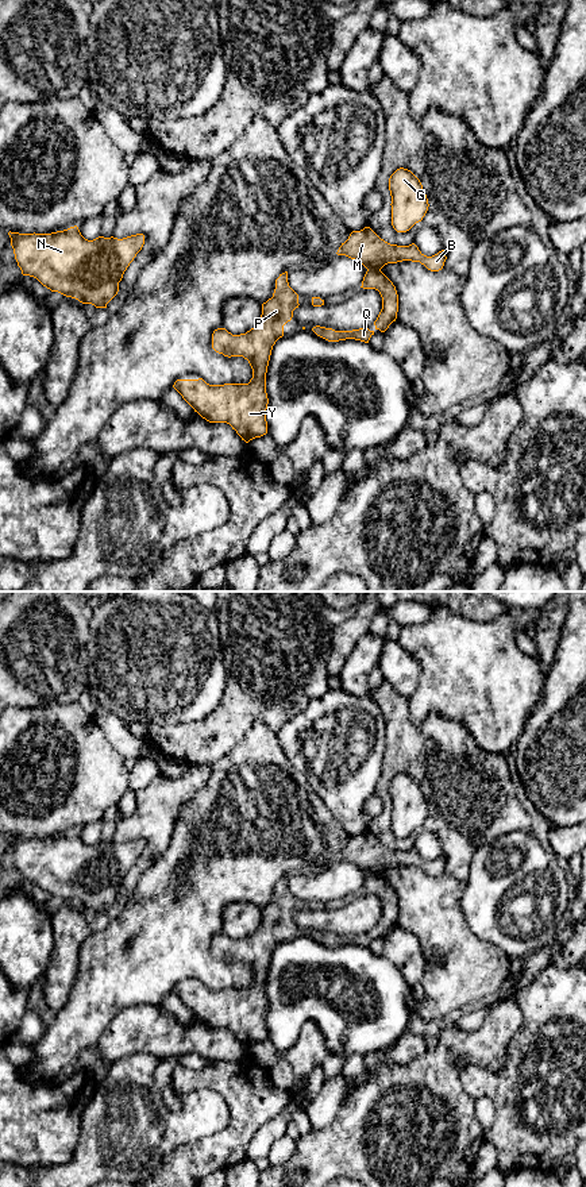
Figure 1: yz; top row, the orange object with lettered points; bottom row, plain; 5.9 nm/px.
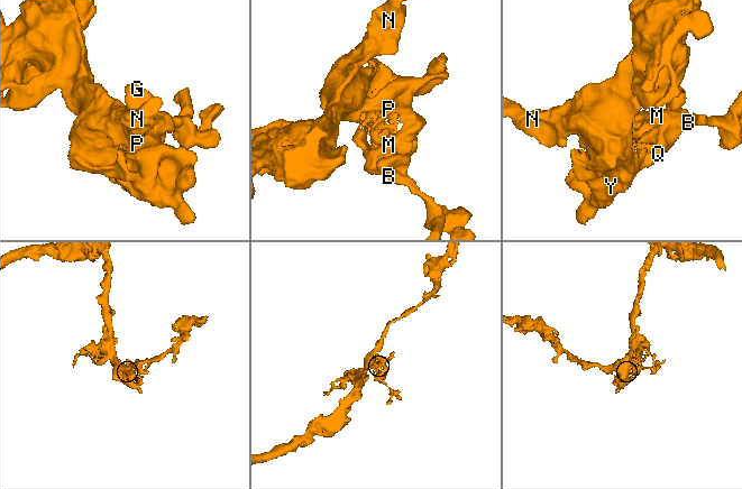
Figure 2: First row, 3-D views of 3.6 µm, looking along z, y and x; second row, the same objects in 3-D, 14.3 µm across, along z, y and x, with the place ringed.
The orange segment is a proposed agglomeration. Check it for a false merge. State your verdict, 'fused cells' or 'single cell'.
single cell

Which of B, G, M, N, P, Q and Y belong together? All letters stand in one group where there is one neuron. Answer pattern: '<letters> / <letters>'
B G M N P Q Y

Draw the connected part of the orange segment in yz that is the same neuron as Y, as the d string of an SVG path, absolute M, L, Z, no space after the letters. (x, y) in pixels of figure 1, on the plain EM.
M288 876L275 885L273 902L262 909L262 920L258 929L246 939L232 940L225 933L217 933L212 939L212 953L224 961L243 961L252 974L248 988L209 990L203 983L177 984L173 993L182 1003L209 1028L227 1028L248 1048L267 1038L266 1014L269 1009L266 998L266 978L273 951L284 941L284 930L292 925L293 916L298 913L298 899L289 891Z

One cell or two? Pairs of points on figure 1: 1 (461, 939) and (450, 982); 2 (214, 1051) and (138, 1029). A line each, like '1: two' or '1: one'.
1: one
2: one

